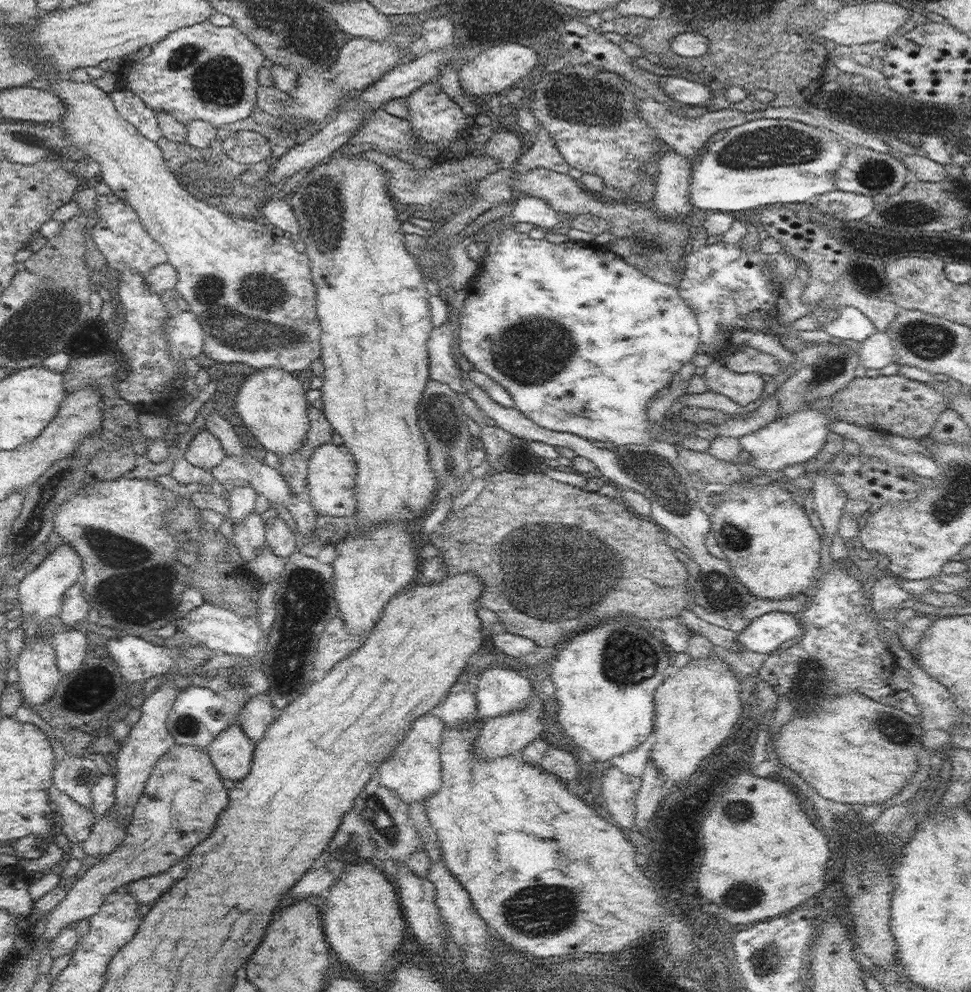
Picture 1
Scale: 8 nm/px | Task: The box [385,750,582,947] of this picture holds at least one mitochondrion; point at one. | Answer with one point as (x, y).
(539, 911)

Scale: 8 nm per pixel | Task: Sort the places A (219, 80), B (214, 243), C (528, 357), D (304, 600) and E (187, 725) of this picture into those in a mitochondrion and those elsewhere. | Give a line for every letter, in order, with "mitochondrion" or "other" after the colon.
A: mitochondrion
B: other
C: mitochondrion
D: mitochondrion
E: mitochondrion

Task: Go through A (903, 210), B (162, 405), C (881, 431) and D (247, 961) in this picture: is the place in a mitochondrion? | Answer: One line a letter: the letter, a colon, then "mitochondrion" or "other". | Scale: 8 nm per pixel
A: mitochondrion
B: other
C: other
D: other

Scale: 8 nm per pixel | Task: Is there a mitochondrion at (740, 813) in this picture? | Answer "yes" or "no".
yes

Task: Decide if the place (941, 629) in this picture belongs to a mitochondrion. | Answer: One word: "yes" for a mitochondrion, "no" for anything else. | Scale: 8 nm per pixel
no

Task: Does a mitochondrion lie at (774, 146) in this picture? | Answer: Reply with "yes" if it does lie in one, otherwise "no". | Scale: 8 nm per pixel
yes

